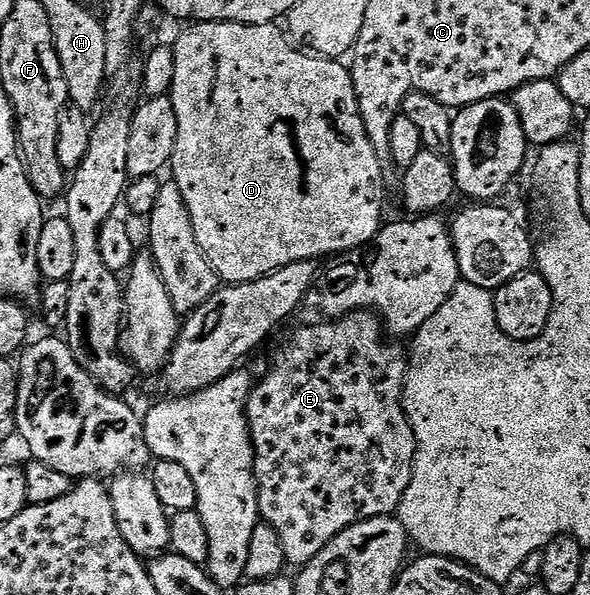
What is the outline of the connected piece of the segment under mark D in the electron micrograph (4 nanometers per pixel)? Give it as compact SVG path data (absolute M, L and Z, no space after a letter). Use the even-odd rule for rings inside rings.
M193 22L191 25L185 26L183 30L181 30L180 36L178 37L178 45L172 48L172 52L174 53L174 85L170 92L170 98L174 105L174 113L178 117L178 141L174 145L174 153L172 154L172 161L170 164L170 172L172 171L171 178L178 185L178 189L182 189L182 201L186 201L186 209L190 209L190 221L194 225L194 237L198 237L198 245L202 249L206 261L213 269L215 269L216 275L225 284L249 283L255 279L260 279L264 275L269 275L271 271L282 269L294 261L306 261L307 259L321 261L320 259L326 258L327 255L336 255L332 257L343 256L345 253L352 251L356 247L364 247L365 245L371 244L380 231L382 220L385 218L383 215L384 190L386 190L386 184L382 177L382 169L378 165L378 153L374 149L374 145L370 145L370 137L366 137L366 125L362 125L362 113L358 109L358 97L354 93L351 70L349 70L345 64L343 67L343 62L317 57L315 54L309 53L307 50L293 45L290 42L289 36L285 34L281 28L280 32L278 28L279 26L277 26L276 23L254 25L253 23Z

